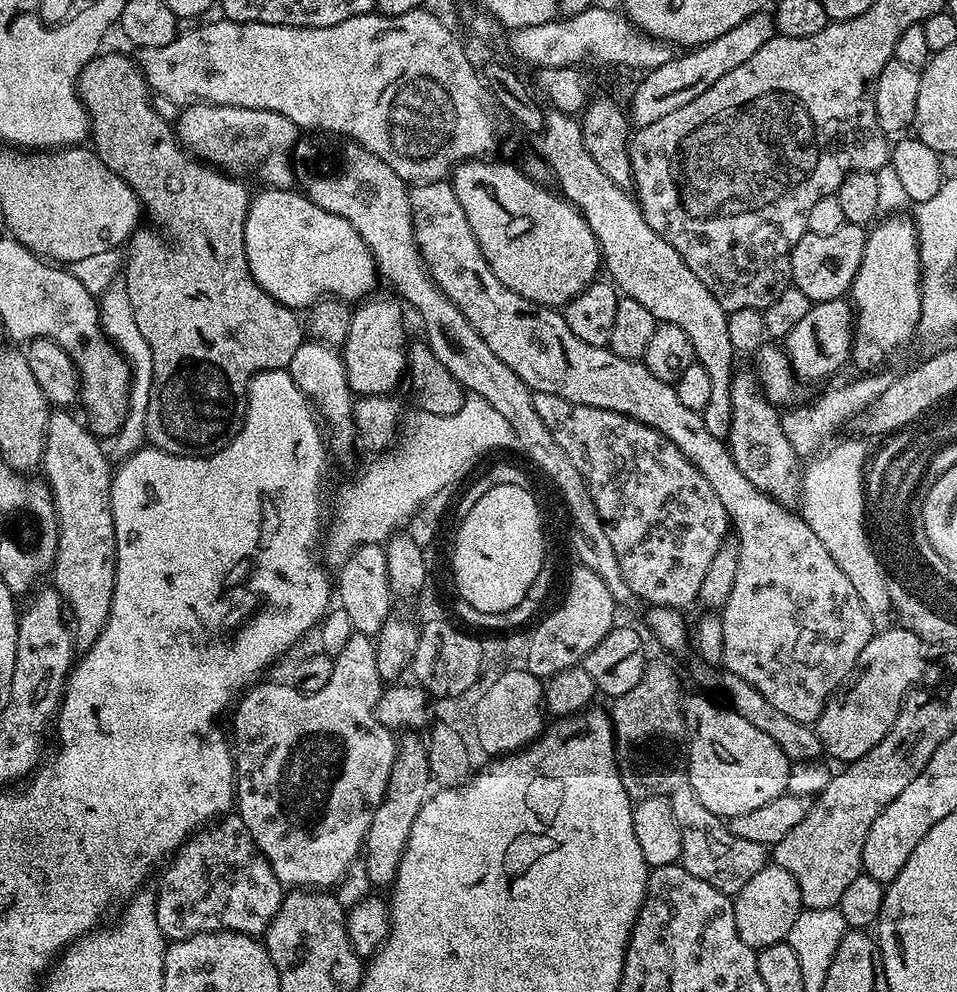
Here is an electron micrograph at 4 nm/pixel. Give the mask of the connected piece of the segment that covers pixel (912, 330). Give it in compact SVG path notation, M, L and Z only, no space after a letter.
M900 214L889 215L871 229L873 232L867 233L862 262L858 266L858 274L850 289L850 303L855 316L850 364L851 367L856 367L855 371L860 374L875 373L881 366L887 365L884 363L887 362L888 356L894 355L912 335L915 337L920 327L920 286L922 283L920 246L922 240L916 235L915 223L911 219L903 220L904 218Z

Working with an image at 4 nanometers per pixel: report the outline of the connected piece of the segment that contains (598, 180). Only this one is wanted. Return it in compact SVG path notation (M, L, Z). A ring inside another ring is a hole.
M549 107L544 113L544 128L538 139L539 155L560 183L559 195L583 212L599 242L602 264L606 272L608 268L611 283L624 296L642 302L657 322L682 326L682 330L686 330L686 338L690 338L690 346L694 346L695 363L706 366L706 374L710 374L710 402L706 402L706 410L702 413L706 430L710 430L714 438L727 441L732 421L730 386L738 368L738 353L731 345L727 325L729 313L718 306L718 298L702 286L694 270L682 262L678 250L674 250L666 238L650 230L650 222L646 222L633 193L616 185L594 162L583 142L581 121L575 115Z

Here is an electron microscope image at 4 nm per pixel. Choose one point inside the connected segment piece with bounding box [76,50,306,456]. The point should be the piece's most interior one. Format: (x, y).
(210, 327)

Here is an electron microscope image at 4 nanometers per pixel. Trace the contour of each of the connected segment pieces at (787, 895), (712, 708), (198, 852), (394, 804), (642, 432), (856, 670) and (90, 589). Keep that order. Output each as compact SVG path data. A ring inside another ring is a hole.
M767 863L742 890L735 893L732 900L734 910L734 922L738 926L738 938L746 942L746 946L757 950L766 946L787 941L790 934L790 926L794 926L794 918L802 911L798 882L794 882L791 874L779 868L777 864Z
M700 695L704 696L684 700L684 721L688 727L686 783L698 794L702 806L716 816L727 818L747 814L785 795L790 761L782 754L778 742L770 734L762 734L758 726L746 722L733 708L717 702L711 695Z
M225 814L199 832L193 832L176 849L171 860L163 869L164 877L161 878L160 888L156 892L158 926L165 941L185 940L203 932L241 932L247 936L259 937L267 932L270 922L278 914L284 901L285 885L280 883L270 862L252 841L252 835L244 828L239 815Z
M408 730L399 737L394 766L386 782L384 797L378 810L374 810L370 830L364 839L362 864L364 860L364 872L368 875L369 882L376 887L373 889L376 890L391 889L396 881L402 854L410 842L410 829L414 826L414 818L418 818L418 810L422 810L434 784L428 761L428 745L421 737L419 740L416 736L419 735L415 731Z
M545 392L535 393L532 401L534 410L538 410L538 418L542 418L542 422L546 422L546 426L550 430L550 434L554 434L558 446L562 446L562 450L566 450L566 454L570 454L570 462L574 462L574 466L578 466L582 478L587 482L590 498L594 498L594 506L606 526L610 546L614 546L614 554L618 554L618 566L622 570L622 578L626 578L633 597L640 599L641 596L646 602L645 605L648 606L666 606L684 610L687 609L687 604L695 605L702 590L702 578L706 578L706 570L709 569L710 562L714 562L714 554L718 554L718 550L730 536L730 517L724 500L718 498L718 494L714 494L714 486L710 486L710 482L706 482L706 478L686 459L682 450L678 450L678 446L674 446L674 442L670 442L658 430L654 430L634 418L610 410L571 404L566 398L558 398L554 394Z
M899 626L885 632L877 631L869 638L847 680L832 693L820 719L815 721L820 747L825 753L829 752L836 760L844 760L840 762L851 762L862 758L862 754L874 750L874 746L882 742L894 718L898 718L904 697L921 679L923 650L919 637Z
M56 410L48 417L42 473L56 505L58 521L54 587L70 613L75 647L87 650L106 626L114 594L116 539L110 506L114 468L108 465L109 453L106 448L104 453L97 435L70 413Z

